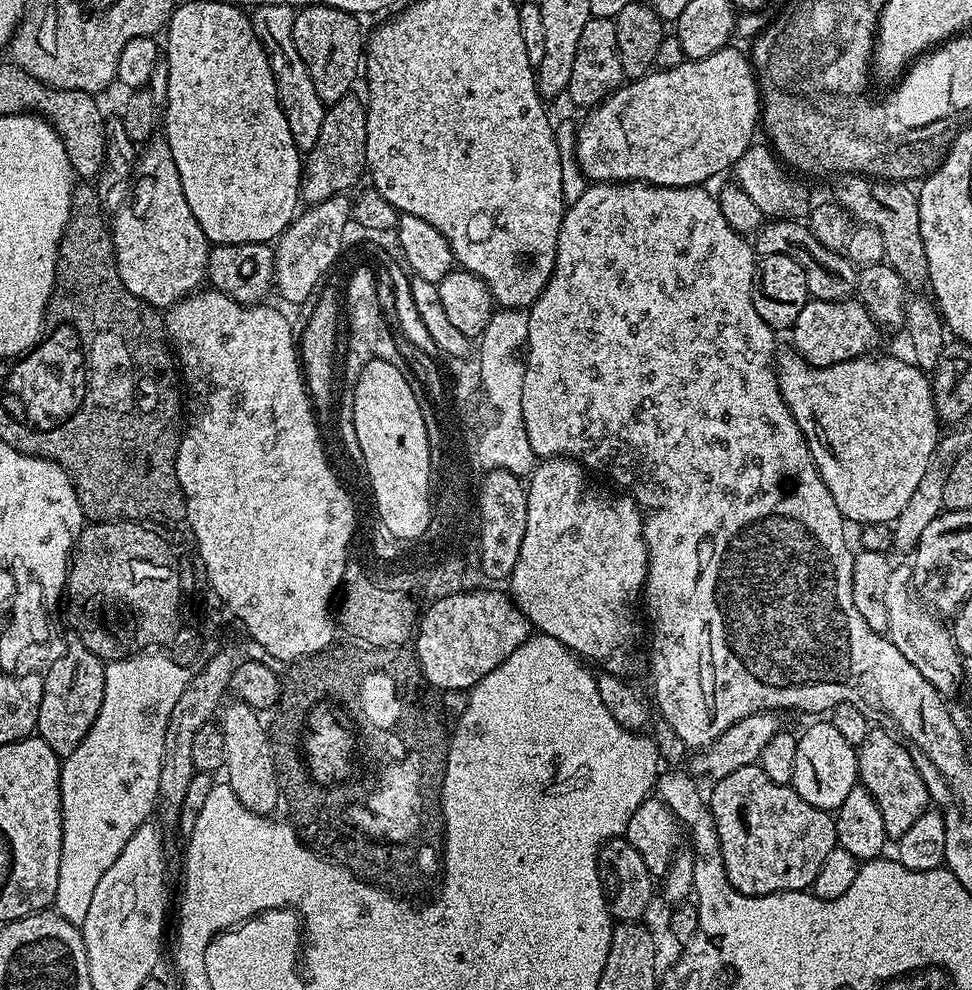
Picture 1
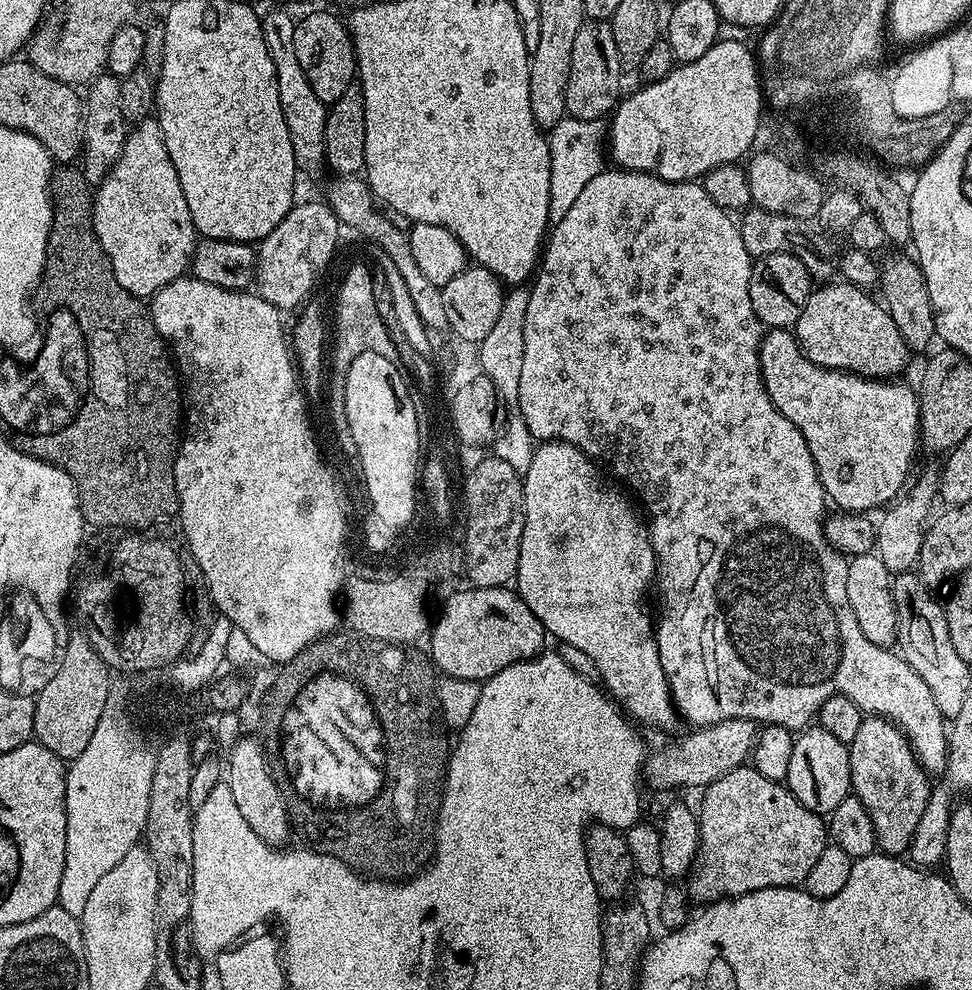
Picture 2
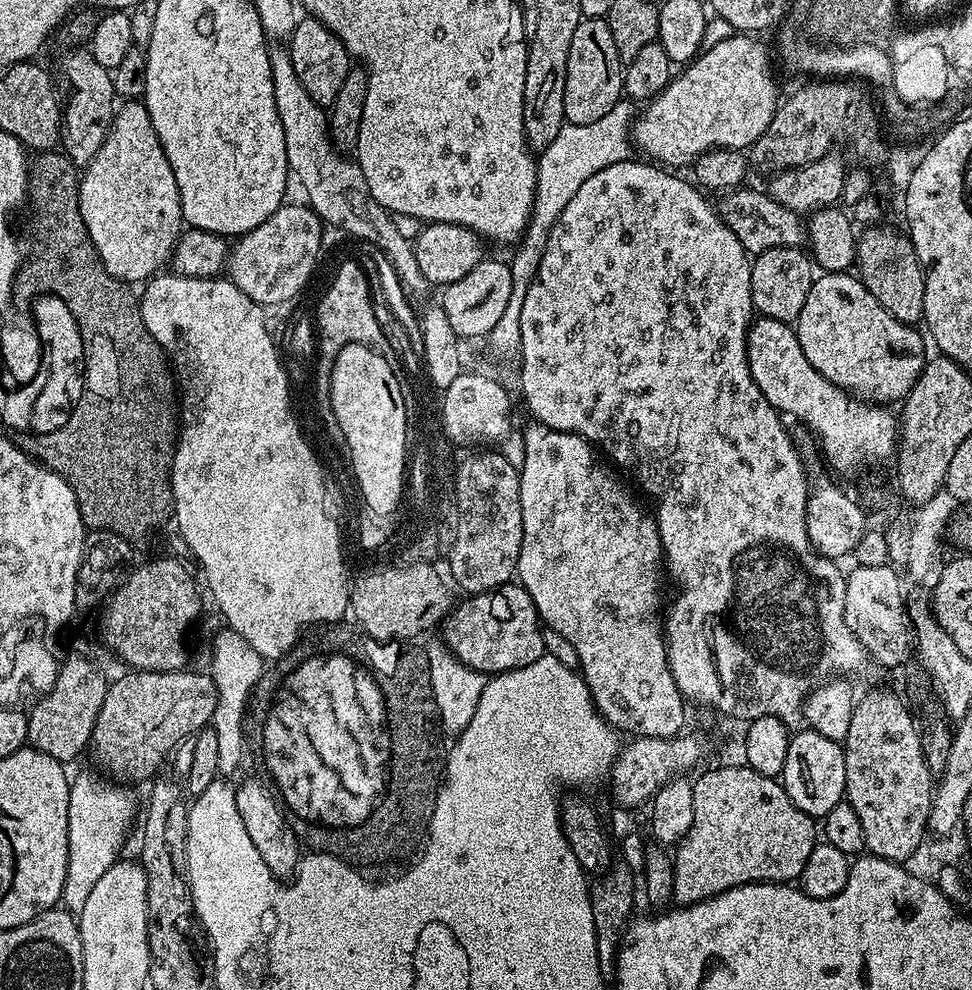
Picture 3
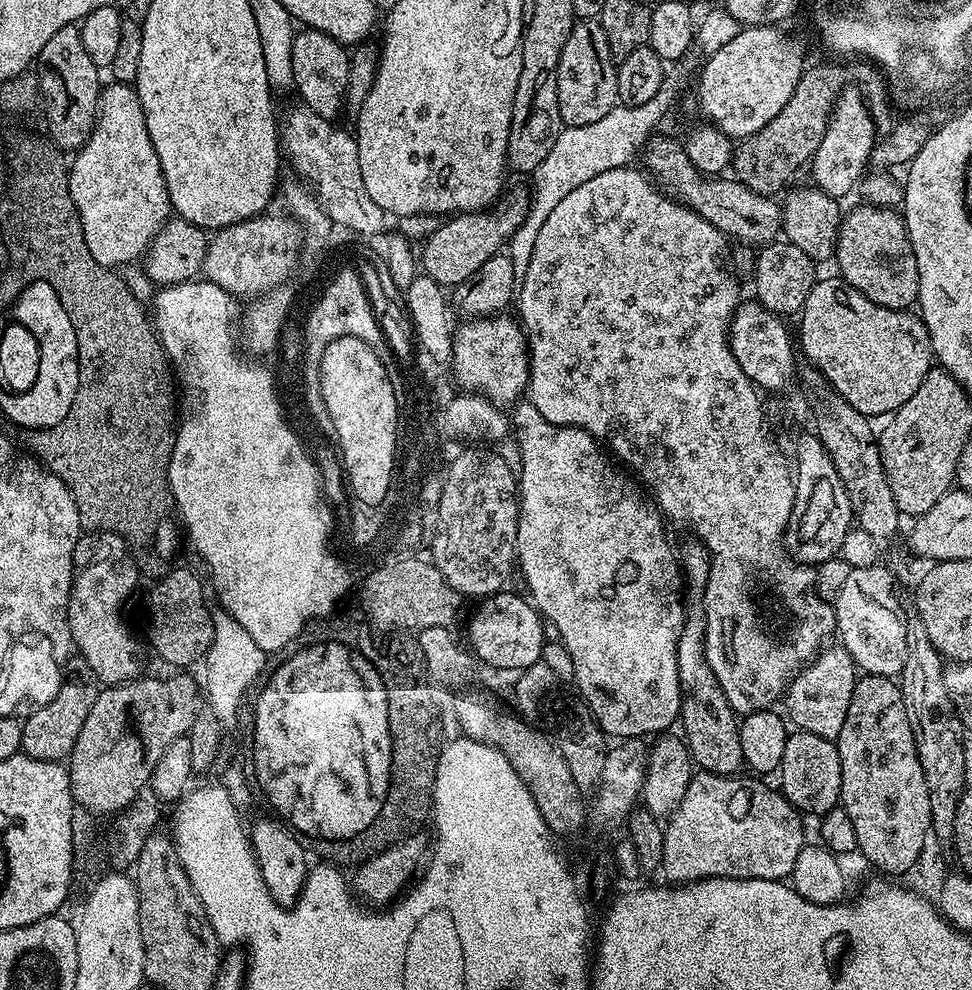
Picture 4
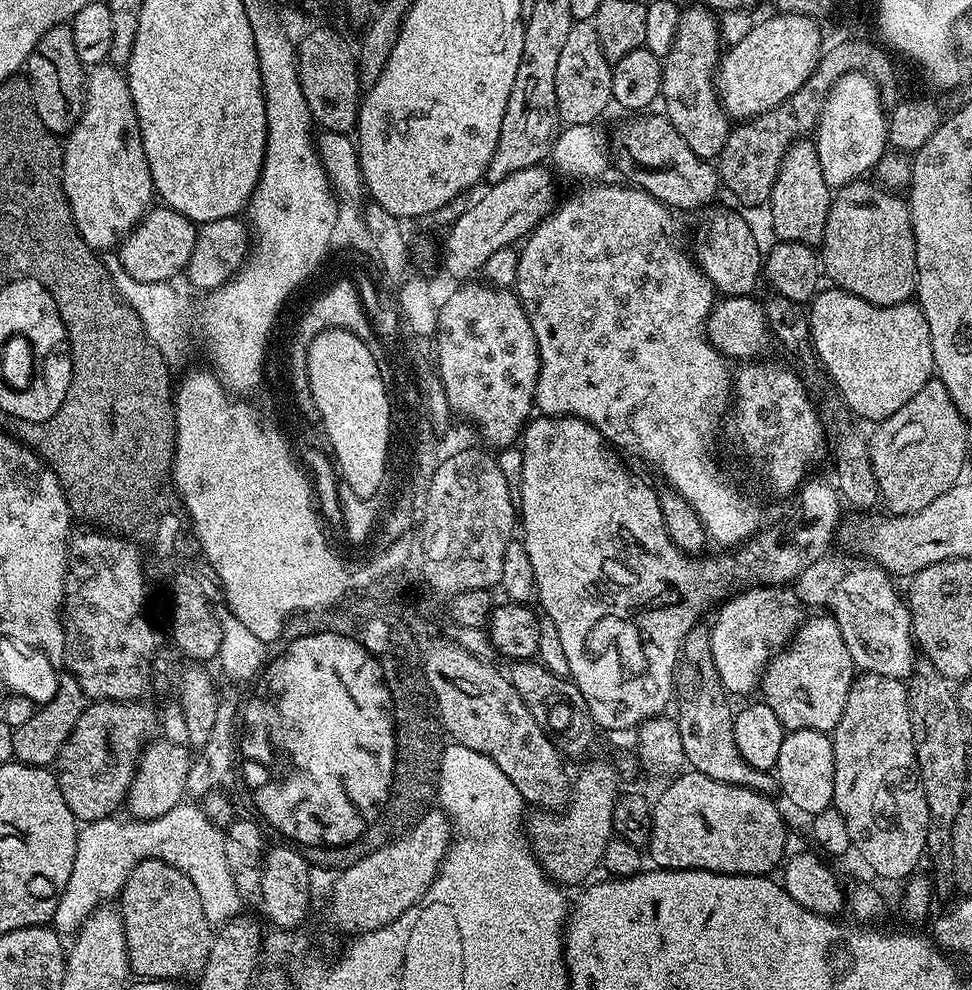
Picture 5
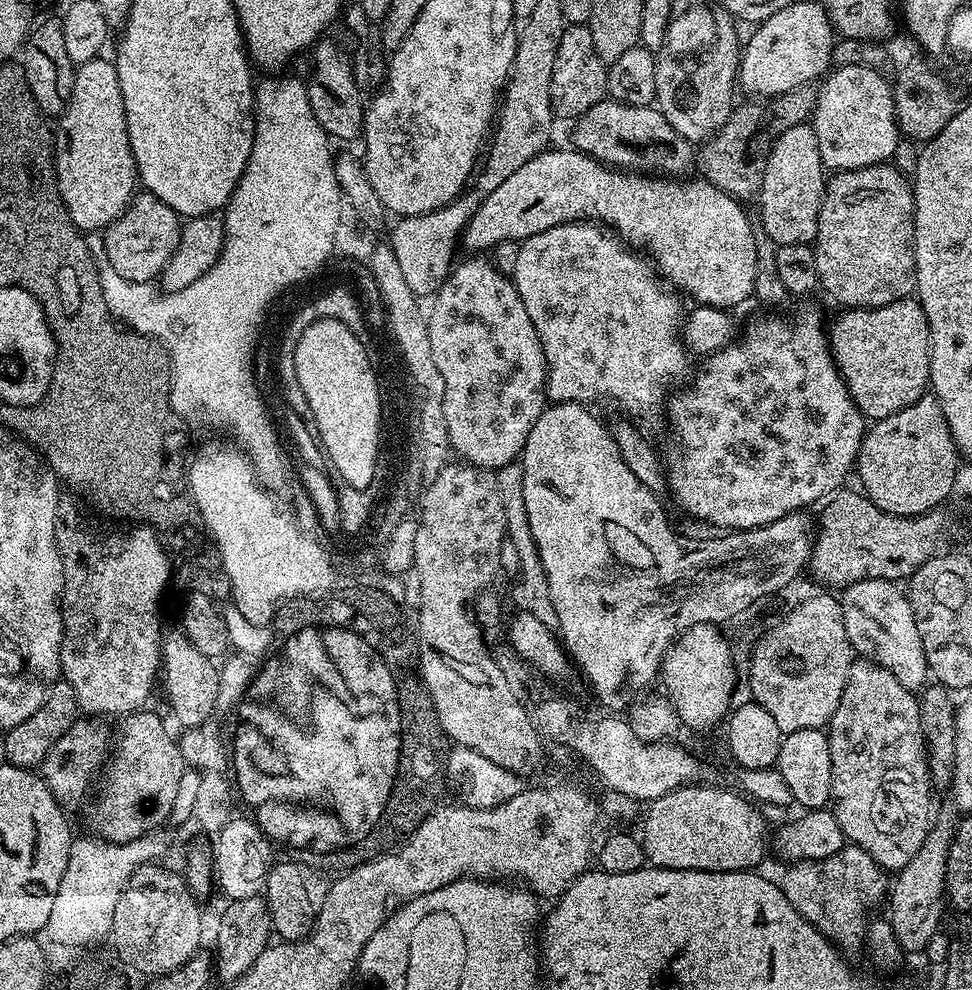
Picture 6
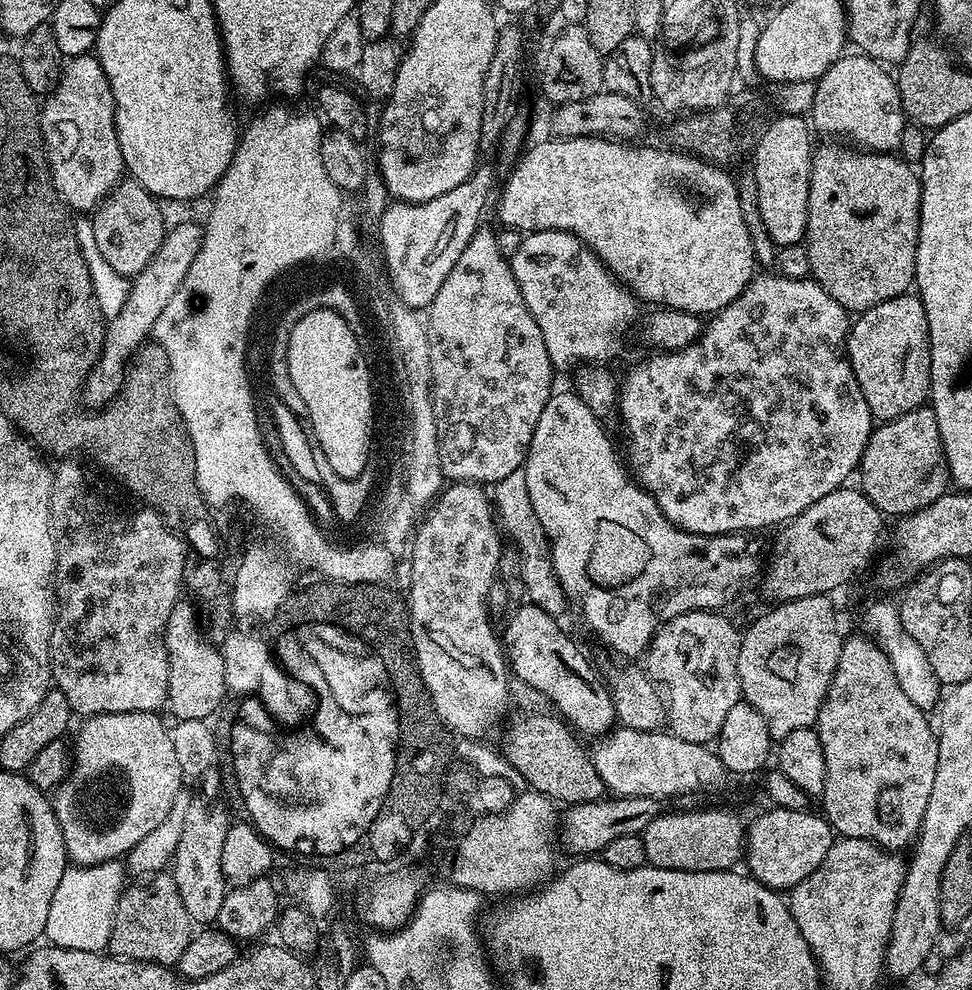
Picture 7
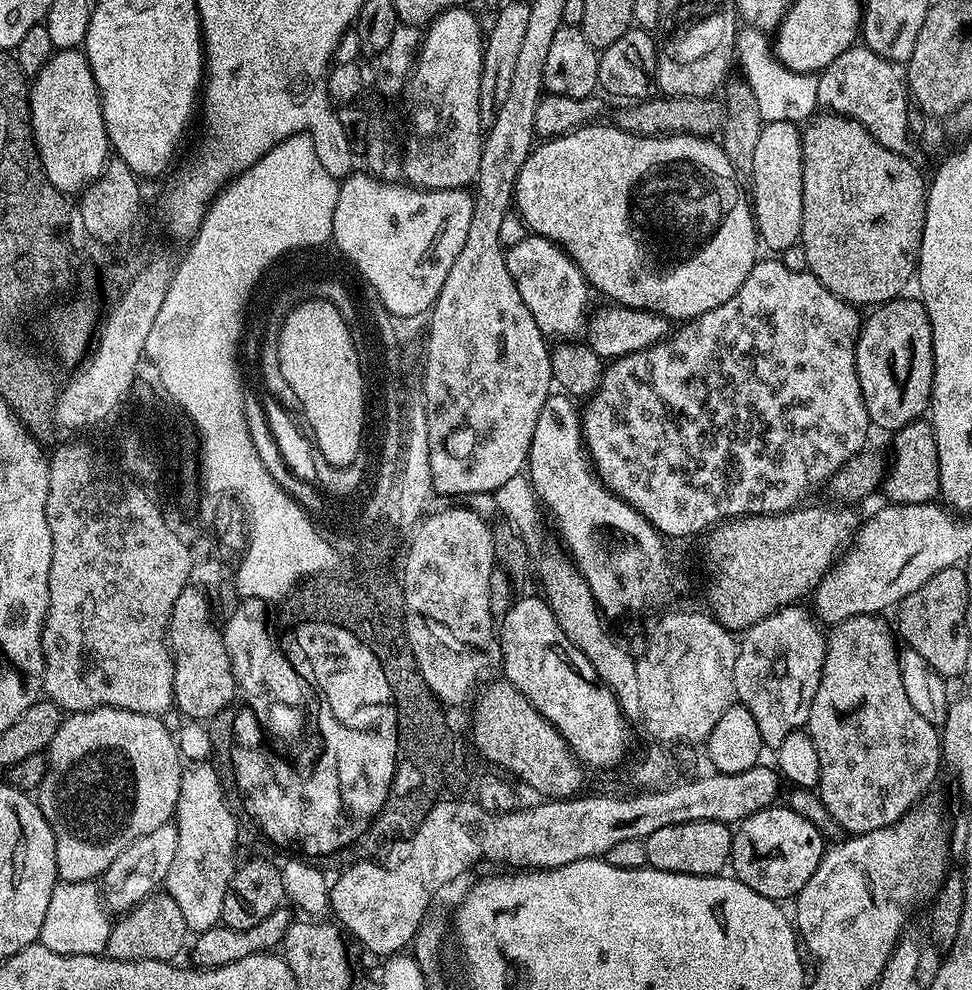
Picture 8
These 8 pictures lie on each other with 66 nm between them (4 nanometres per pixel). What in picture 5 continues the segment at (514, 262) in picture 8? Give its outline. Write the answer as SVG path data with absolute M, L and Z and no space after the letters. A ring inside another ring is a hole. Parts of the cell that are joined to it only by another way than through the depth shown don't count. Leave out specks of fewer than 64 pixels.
M604 182L581 187L584 189L577 196L570 197L565 204L563 201L529 234L519 249L518 278L514 291L526 310L526 318L530 318L530 326L534 326L534 338L538 342L540 355L535 407L546 416L577 416L579 420L599 428L600 433L613 448L617 450L625 448L626 451L641 456L650 467L660 471L663 483L667 487L674 489L694 508L713 541L717 540L718 543L724 544L720 546L739 546L760 531L762 521L759 506L750 497L743 496L720 473L720 468L712 457L712 439L716 436L724 411L725 416L729 411L730 399L734 394L734 376L730 368L728 372L729 361L708 341L708 335L704 333L704 323L712 313L713 305L717 303L718 293L693 260L689 249L688 252L684 249L684 232L676 221L677 213L673 209L661 200L655 200L645 188L633 186L631 183L600 183Z

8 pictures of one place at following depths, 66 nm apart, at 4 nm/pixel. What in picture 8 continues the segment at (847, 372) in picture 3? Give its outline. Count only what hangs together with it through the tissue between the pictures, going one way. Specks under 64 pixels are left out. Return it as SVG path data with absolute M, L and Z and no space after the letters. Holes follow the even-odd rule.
M897 298L879 305L860 325L860 336L856 340L856 369L858 382L862 386L862 398L866 402L868 419L880 428L895 430L919 420L929 411L932 402L932 327L924 301L919 298L904 300Z

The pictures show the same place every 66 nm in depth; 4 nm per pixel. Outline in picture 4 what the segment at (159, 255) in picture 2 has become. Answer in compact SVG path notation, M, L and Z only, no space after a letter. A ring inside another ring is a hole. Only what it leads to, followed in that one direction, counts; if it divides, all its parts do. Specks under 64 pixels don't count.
M108 82L101 87L96 124L92 127L90 138L78 149L71 163L75 167L72 192L76 203L80 204L84 232L87 232L86 250L90 250L94 260L102 267L111 270L119 269L119 264L128 264L131 260L139 261L156 231L173 215L173 210L158 154L154 154L154 146L146 130L146 114L142 114L142 102L132 84Z

